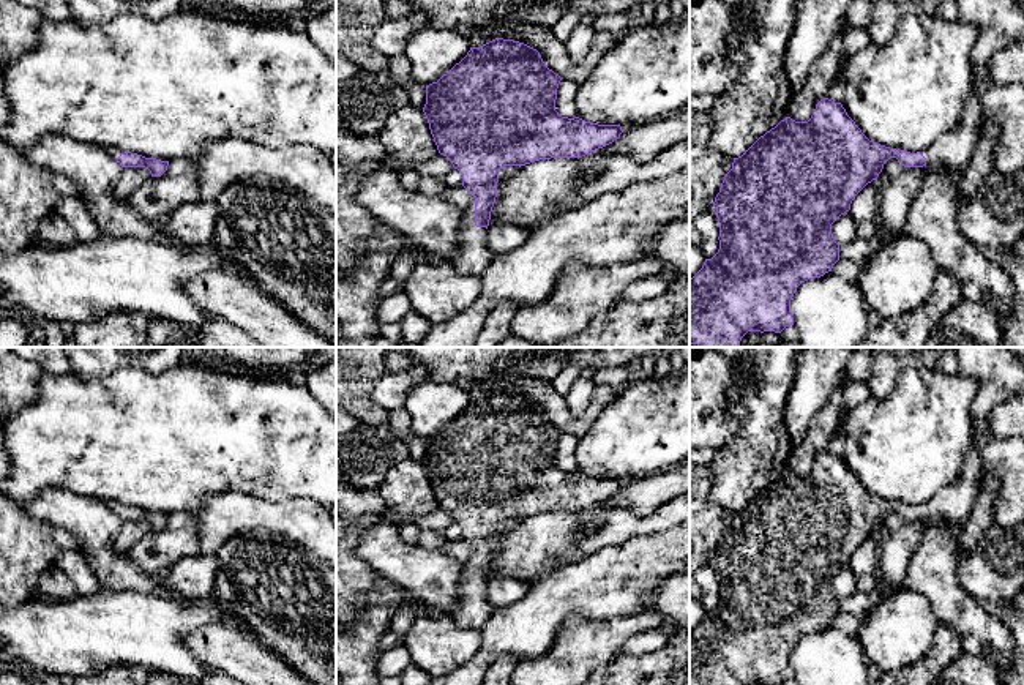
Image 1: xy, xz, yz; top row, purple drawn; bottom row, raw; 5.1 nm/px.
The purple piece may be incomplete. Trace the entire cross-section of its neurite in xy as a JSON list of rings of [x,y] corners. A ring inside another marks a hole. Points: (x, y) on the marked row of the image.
[[[109,147],[107,152],[120,163],[121,167],[145,167],[150,170],[151,177],[161,177],[169,166],[169,161],[145,158],[137,153],[123,152],[117,147]]]

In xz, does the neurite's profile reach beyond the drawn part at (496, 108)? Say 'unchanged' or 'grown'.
grown

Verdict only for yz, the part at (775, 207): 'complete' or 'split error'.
split error

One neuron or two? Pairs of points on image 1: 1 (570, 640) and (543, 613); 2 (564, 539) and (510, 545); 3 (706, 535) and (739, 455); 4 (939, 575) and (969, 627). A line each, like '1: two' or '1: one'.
1: two
2: one
3: two
4: one

